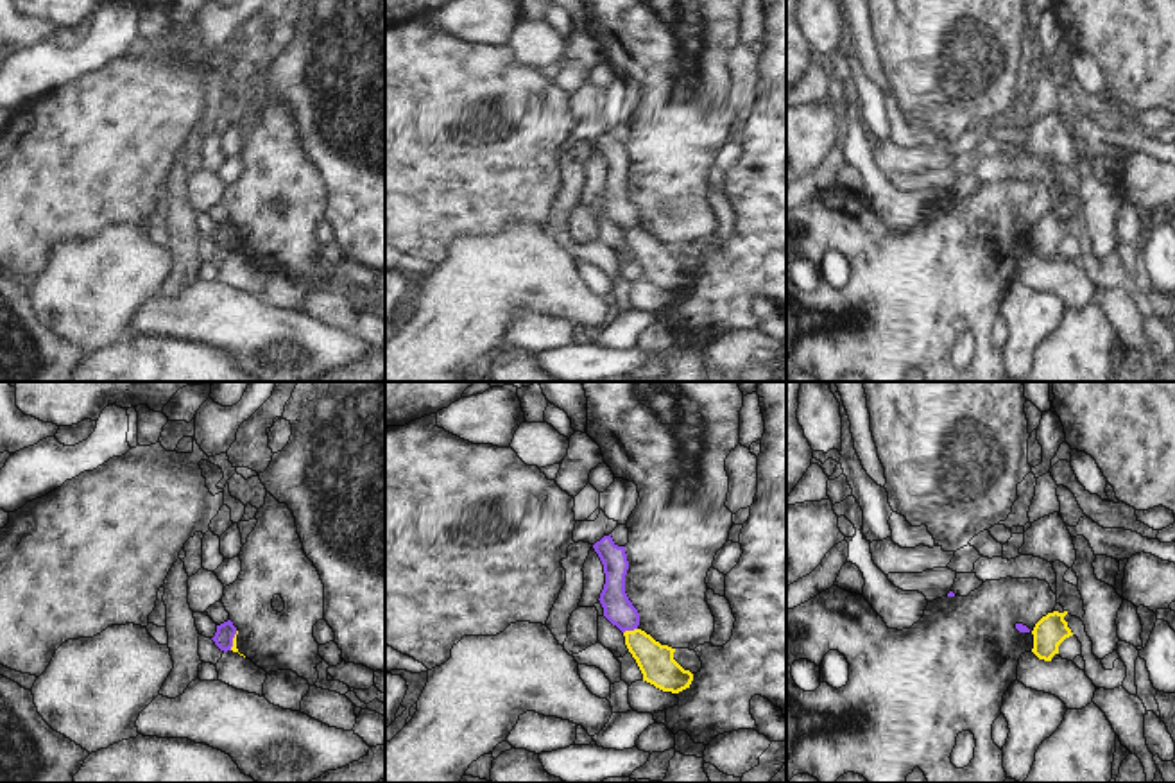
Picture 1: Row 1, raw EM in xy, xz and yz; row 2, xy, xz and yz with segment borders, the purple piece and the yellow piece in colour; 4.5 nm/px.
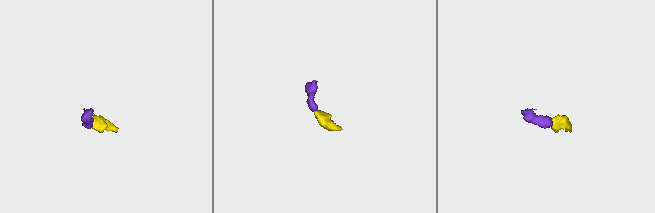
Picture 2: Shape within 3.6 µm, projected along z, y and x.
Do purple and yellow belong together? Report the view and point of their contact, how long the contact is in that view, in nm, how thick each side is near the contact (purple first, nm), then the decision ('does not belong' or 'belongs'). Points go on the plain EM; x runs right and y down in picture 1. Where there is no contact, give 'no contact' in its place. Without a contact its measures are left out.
meets purple in xz at (629, 228); contact 70 nm long; 140 nm thick on the purple side, 160 nm on the other; does not belong

